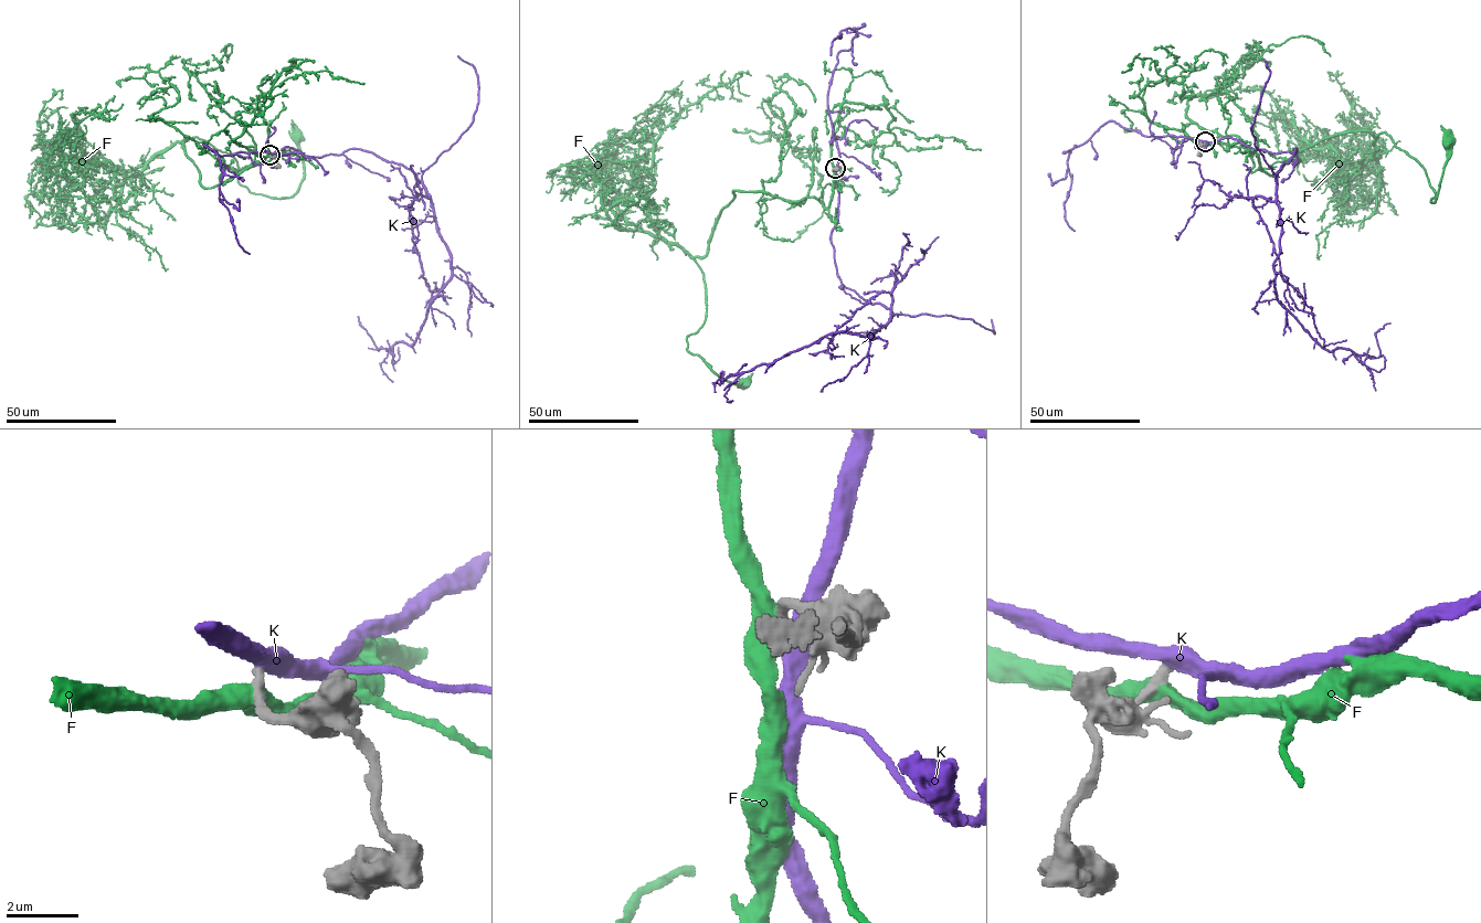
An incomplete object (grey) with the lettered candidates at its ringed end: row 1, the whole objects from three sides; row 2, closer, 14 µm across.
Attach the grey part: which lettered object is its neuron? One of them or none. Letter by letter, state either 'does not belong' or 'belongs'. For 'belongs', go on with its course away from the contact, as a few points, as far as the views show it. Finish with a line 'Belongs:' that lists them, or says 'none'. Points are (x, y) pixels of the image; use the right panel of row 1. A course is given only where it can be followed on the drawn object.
F: does not belong
K: does not belong
Belongs: none

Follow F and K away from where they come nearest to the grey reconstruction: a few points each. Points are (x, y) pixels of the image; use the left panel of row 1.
F: (271, 155), (285, 154), (203, 188), (181, 141), (229, 154), (252, 193), (289, 198), (304, 174), (296, 135)
K: (270, 154), (361, 149), (422, 184), (451, 278), (413, 345), (378, 350), (358, 316)

